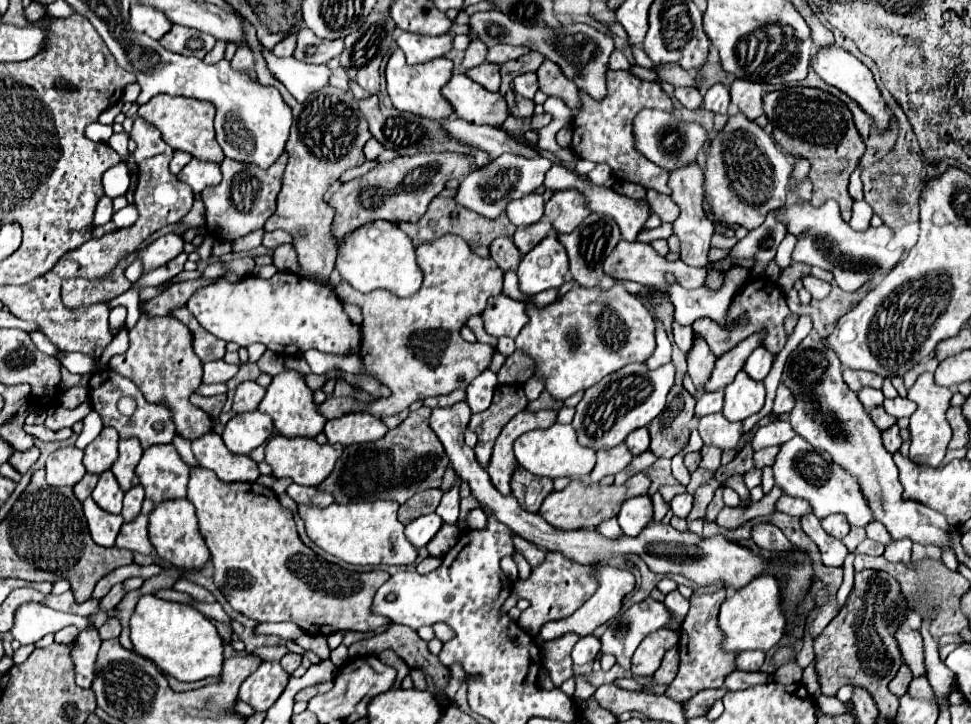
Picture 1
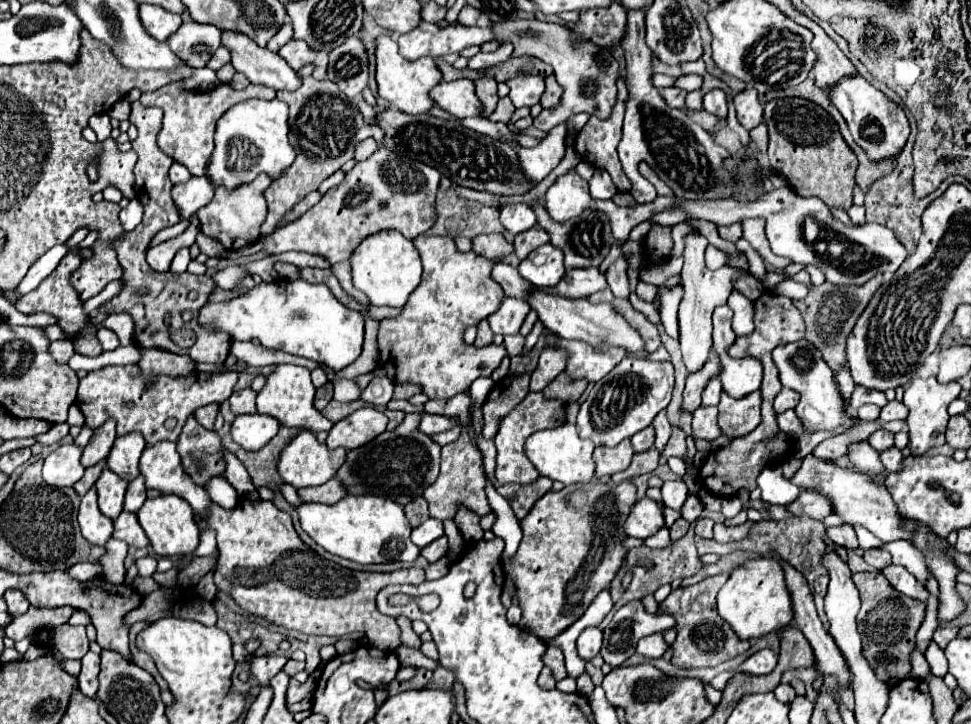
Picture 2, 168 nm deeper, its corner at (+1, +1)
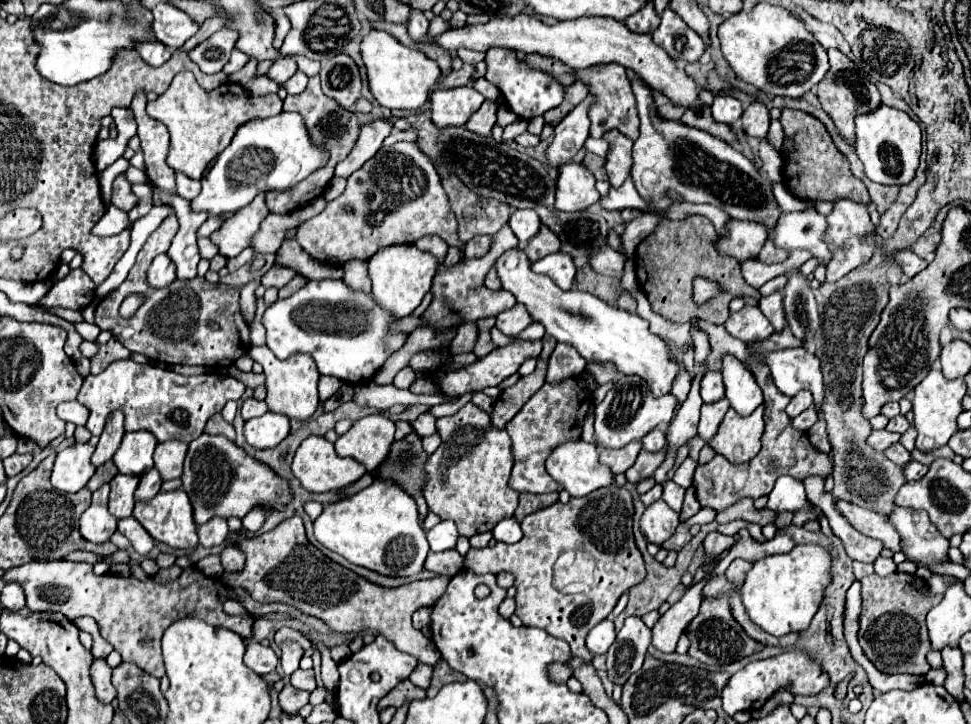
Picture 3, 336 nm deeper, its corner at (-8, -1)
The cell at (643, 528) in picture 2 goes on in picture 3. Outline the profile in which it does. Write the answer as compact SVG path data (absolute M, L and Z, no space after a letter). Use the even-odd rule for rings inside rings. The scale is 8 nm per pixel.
M655 500L651 506L647 506L639 522L641 534L647 538L647 542L653 542L657 546L661 546L667 538L671 538L677 526L679 514L671 510L663 500Z

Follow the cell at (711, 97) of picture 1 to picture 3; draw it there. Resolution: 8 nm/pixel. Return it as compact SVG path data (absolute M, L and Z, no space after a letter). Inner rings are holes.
M717 96L713 106L711 106L711 114L717 122L723 122L723 124L733 124L741 118L743 114L743 106L737 98L733 96Z

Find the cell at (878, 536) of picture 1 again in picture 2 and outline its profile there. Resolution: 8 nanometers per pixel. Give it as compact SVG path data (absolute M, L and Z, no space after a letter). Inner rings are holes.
M894 540L894 542L884 542L884 546L890 554L892 554L892 562L894 564L902 564L904 568L908 568L908 572L912 572L920 582L928 582L930 572L926 568L924 556L908 542L908 540Z

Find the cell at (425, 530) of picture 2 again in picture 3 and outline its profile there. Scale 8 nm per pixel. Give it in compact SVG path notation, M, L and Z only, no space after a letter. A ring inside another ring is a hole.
M443 520L427 532L427 542L431 546L431 552L443 552L443 550L455 548L457 538L459 538L459 532L451 520Z

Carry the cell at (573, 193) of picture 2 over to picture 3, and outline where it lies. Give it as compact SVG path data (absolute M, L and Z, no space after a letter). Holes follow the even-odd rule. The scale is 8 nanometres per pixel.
M567 162L559 168L557 178L557 194L555 208L561 212L579 212L589 208L599 200L599 192L595 188L595 176L577 162Z

